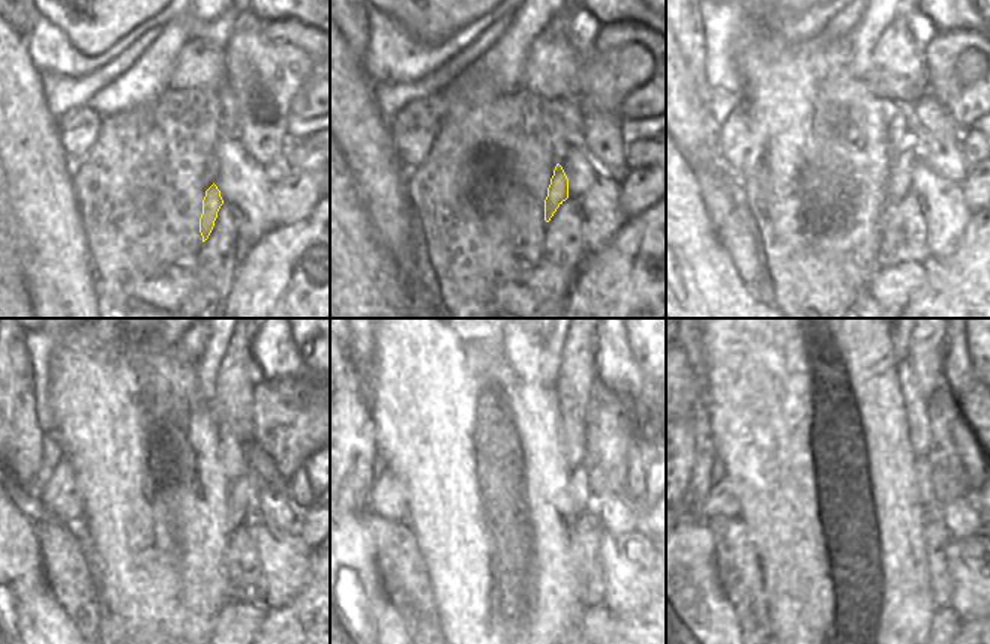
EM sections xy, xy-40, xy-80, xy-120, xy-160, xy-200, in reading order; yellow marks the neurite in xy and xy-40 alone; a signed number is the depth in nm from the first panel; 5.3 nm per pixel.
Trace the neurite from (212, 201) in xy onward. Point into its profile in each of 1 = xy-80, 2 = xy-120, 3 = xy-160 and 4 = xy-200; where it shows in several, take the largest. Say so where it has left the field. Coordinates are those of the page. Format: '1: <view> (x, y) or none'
1: xy-80 (899, 183)
2: xy-120 (242, 499)
3: xy-160 (579, 488)
4: xy-200 (923, 464)

